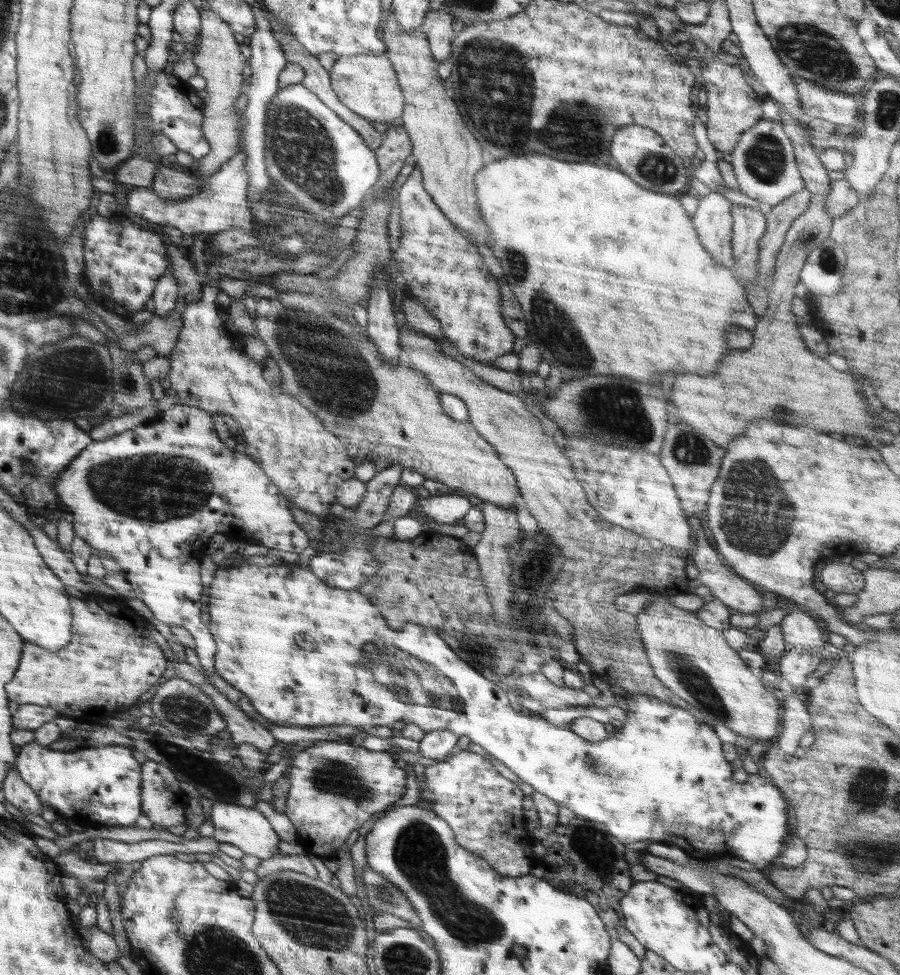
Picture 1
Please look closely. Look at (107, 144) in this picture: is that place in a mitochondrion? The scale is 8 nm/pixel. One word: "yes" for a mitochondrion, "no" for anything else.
yes

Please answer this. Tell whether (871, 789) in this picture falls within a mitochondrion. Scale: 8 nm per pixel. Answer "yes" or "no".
yes

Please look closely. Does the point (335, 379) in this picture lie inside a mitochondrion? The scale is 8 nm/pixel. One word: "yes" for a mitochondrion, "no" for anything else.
yes

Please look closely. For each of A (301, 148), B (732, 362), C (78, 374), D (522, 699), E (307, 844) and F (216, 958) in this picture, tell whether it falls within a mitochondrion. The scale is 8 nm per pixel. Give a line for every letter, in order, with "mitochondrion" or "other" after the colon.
A: mitochondrion
B: other
C: mitochondrion
D: other
E: other
F: mitochondrion

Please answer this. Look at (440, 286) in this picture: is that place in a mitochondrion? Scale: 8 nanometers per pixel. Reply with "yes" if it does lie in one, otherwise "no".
yes

